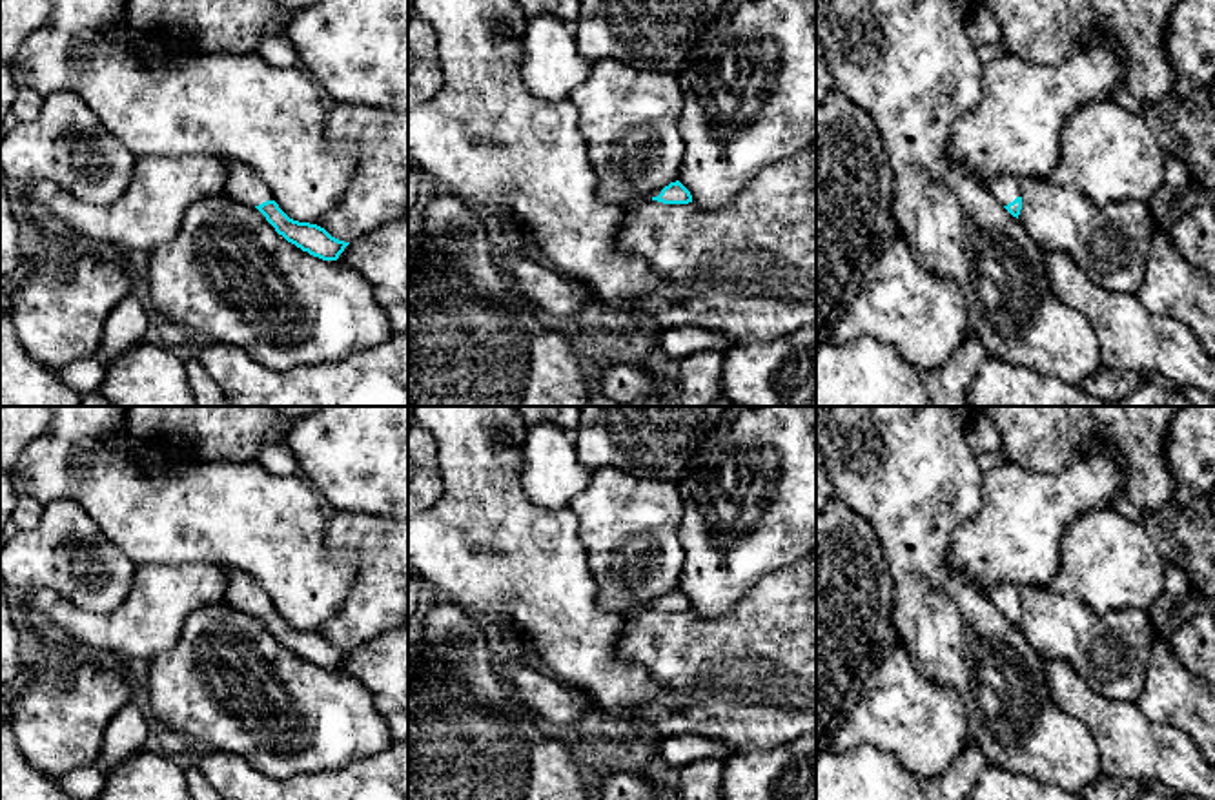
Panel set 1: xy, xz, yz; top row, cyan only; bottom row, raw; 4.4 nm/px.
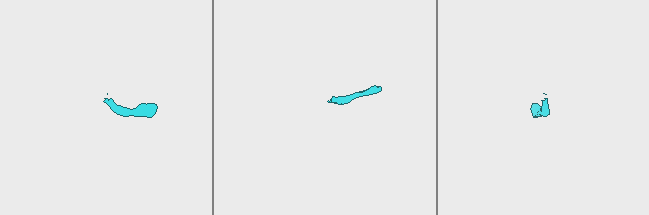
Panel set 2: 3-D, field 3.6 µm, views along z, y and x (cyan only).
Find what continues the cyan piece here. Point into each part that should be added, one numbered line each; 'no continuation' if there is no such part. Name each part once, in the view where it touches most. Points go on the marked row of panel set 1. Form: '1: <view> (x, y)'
1: xy (243, 184)

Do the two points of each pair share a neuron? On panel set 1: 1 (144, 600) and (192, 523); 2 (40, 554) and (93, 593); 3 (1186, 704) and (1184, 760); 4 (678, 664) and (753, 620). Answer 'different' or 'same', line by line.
1: different
2: same
3: different
4: same

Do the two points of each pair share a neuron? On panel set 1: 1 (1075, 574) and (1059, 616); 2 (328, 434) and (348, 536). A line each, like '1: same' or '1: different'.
1: different
2: different

